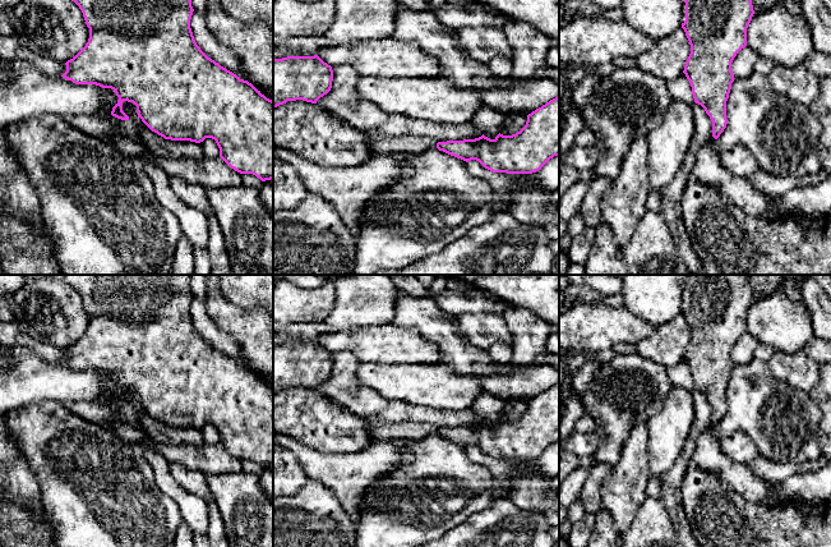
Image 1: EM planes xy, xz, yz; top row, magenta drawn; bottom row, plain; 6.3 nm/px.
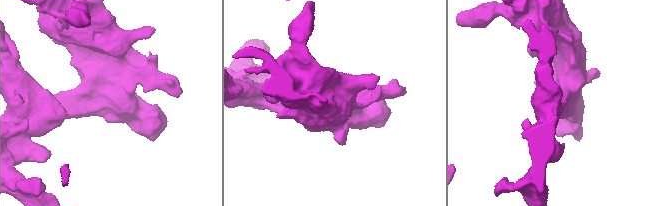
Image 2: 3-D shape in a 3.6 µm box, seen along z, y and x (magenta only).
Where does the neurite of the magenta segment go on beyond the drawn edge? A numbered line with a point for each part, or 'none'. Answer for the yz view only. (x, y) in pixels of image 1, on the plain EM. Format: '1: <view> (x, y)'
none

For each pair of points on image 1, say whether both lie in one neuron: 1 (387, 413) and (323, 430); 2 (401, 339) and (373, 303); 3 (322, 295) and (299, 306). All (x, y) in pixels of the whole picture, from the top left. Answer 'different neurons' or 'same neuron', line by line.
1: different neurons
2: different neurons
3: same neuron

